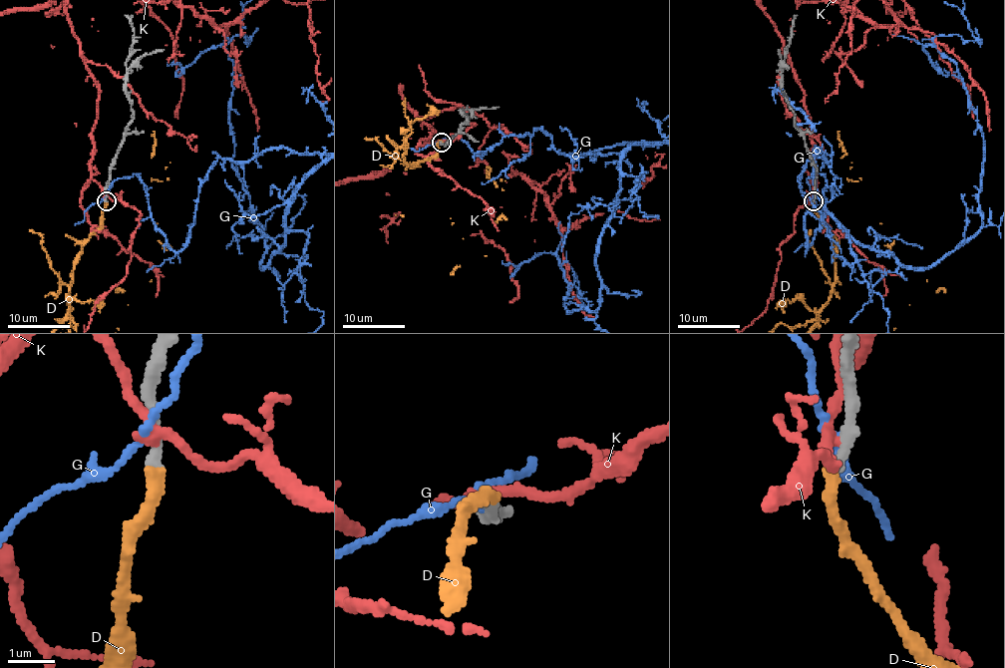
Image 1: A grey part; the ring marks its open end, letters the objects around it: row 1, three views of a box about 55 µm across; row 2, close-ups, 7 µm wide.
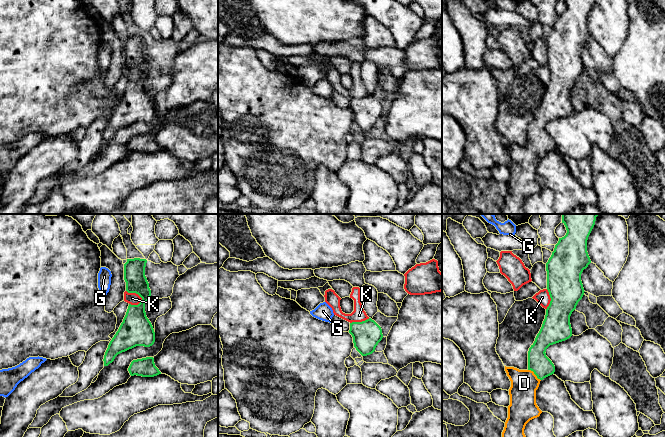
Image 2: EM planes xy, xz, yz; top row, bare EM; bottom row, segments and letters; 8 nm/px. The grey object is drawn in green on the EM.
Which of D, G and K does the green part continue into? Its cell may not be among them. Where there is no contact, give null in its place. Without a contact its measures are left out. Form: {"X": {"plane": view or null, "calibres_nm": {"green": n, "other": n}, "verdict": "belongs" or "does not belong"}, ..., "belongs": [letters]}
{"D": {"plane": "yz", "calibres_nm": {"green": 170, "other": 220}, "verdict": "belongs"}, "G": {"plane": null, "verdict": "does not belong"}, "K": {"plane": "xy", "calibres_nm": {"green": 200, "other": 100}, "verdict": "does not belong"}, "belongs": ["D"]}

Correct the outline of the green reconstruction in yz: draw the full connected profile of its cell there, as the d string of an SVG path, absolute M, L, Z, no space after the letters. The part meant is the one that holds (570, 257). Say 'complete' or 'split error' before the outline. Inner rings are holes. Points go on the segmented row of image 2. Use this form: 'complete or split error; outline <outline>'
split error; outline M562 214L567 233L559 238L546 263L547 290L551 301L534 343L528 351L528 369L506 367L511 381L508 418L502 437L526 437L526 424L540 416L536 390L540 381L554 374L546 349L572 336L570 316L584 295L581 274L591 263L587 240L598 214Z

